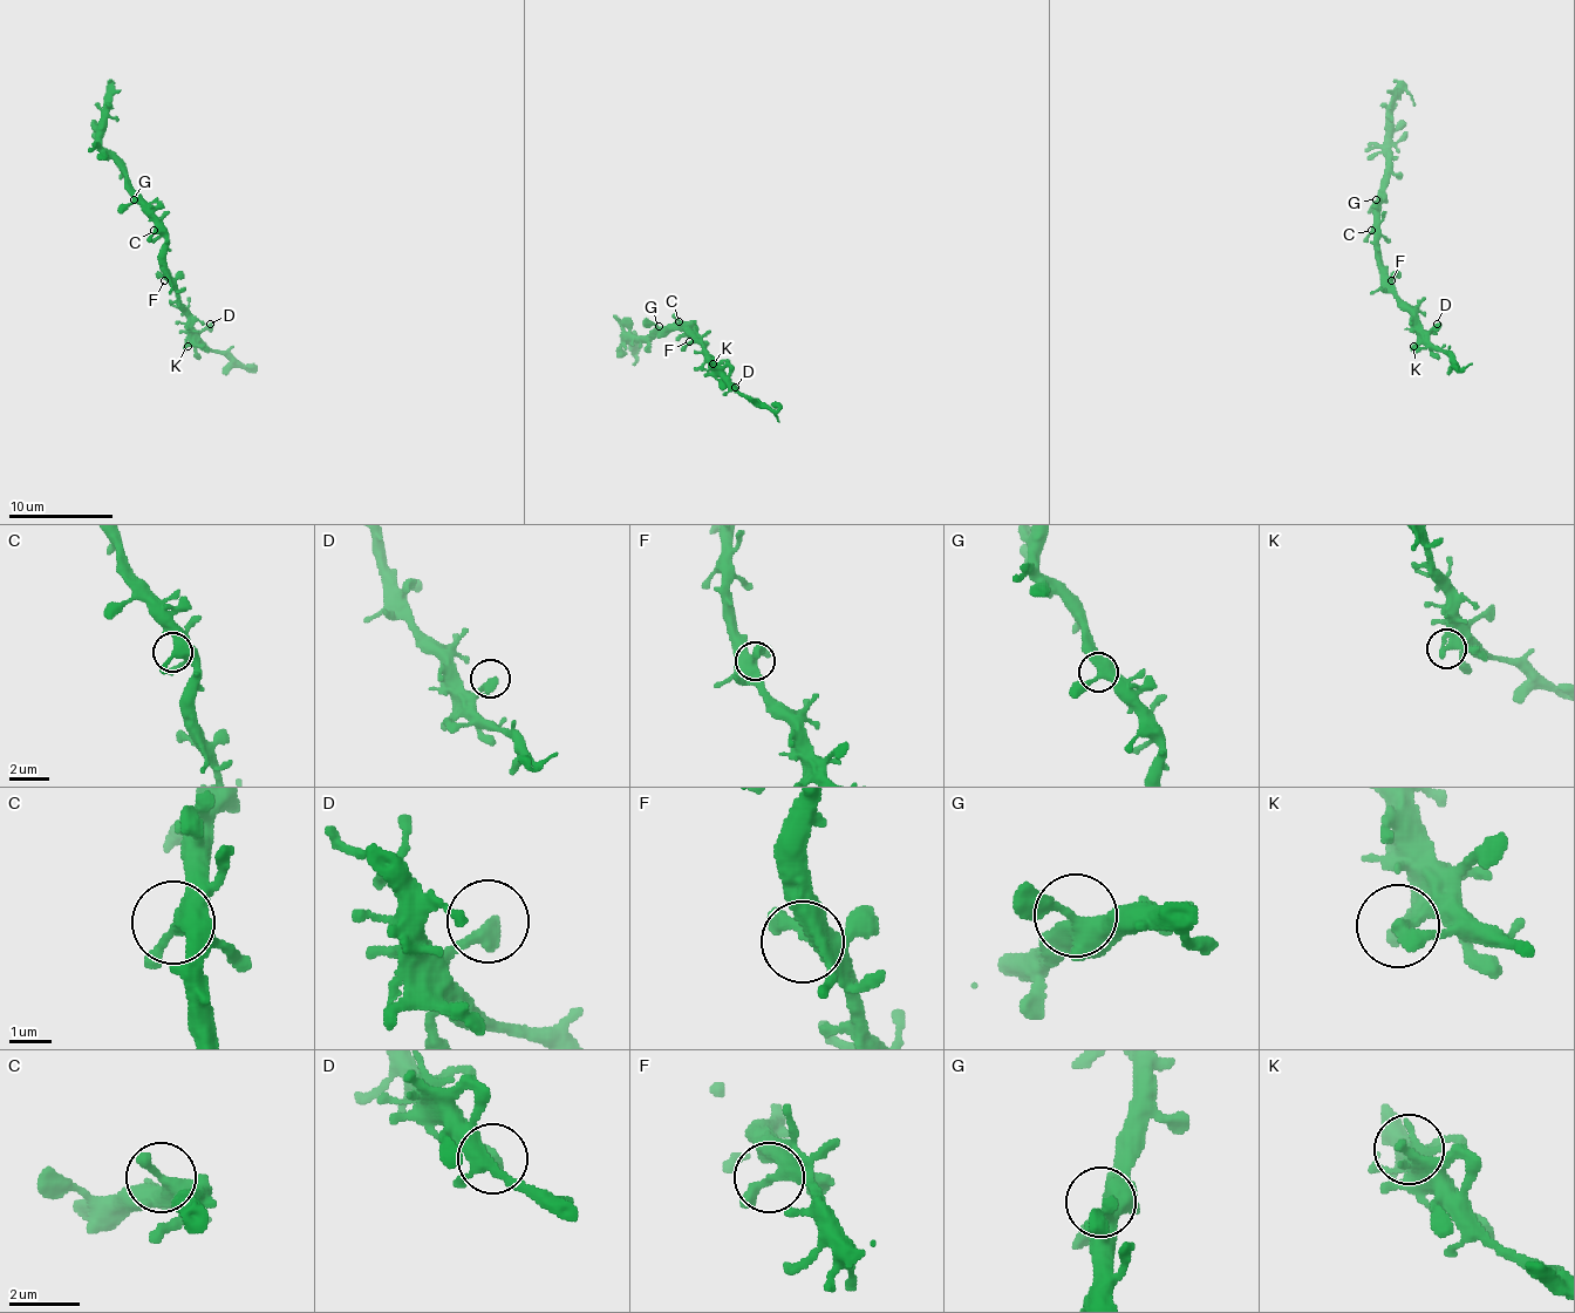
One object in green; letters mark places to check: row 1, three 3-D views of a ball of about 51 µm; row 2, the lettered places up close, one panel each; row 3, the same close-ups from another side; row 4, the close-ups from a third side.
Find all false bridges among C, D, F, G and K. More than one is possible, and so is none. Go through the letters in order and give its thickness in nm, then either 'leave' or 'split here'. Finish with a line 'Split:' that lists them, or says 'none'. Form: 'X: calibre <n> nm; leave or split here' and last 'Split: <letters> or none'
C: calibre 440 nm; leave
D: calibre 420 nm; leave
F: calibre 360 nm; leave
G: calibre 440 nm; leave
K: calibre 320 nm; leave
Split: none

